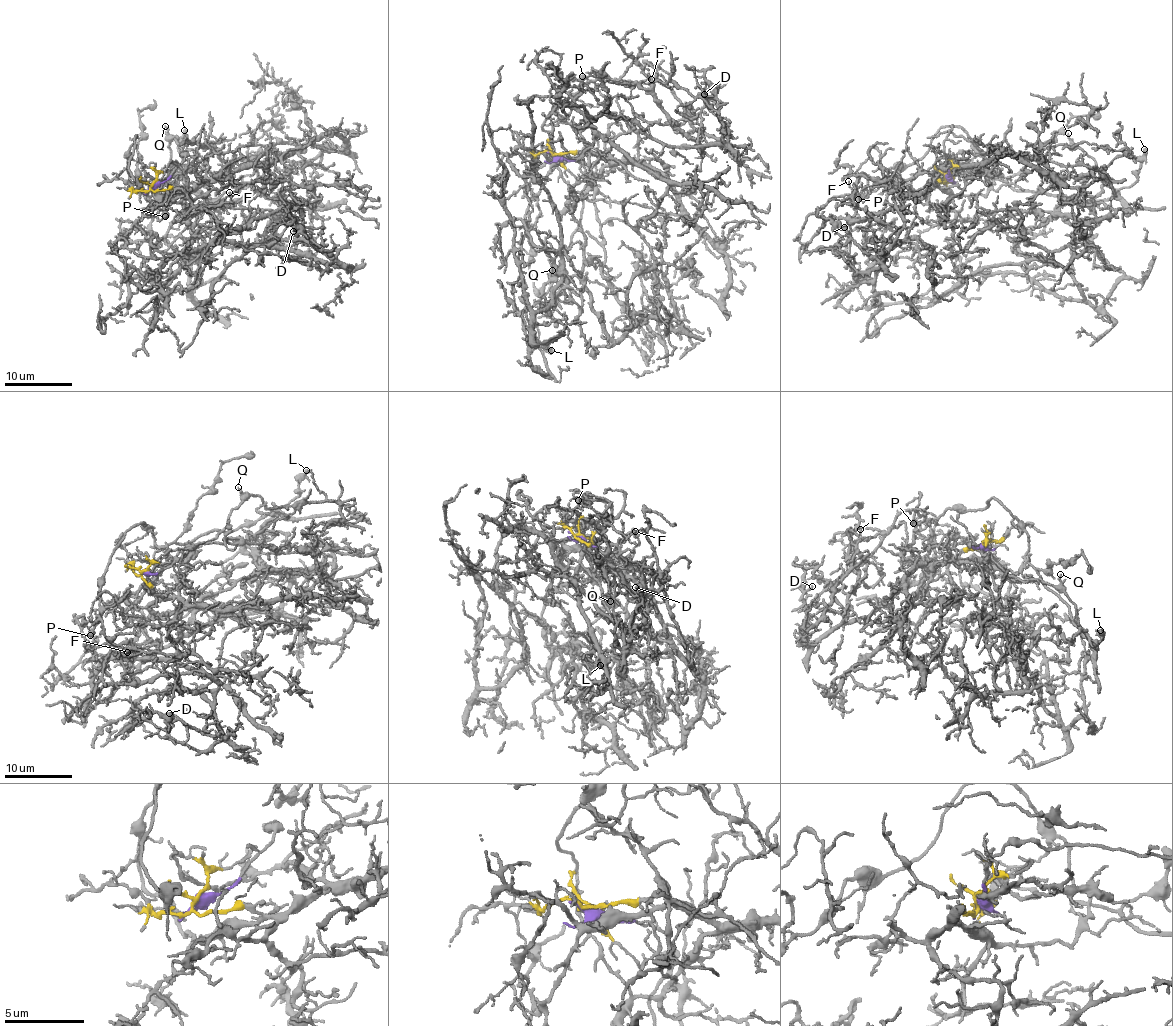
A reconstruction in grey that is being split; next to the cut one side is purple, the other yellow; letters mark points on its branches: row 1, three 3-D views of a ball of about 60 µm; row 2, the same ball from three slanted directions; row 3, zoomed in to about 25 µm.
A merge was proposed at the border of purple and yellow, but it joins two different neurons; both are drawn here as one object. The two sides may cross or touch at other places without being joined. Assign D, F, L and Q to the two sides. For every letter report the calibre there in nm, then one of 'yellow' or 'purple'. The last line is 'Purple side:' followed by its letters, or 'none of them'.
D: 130 nm | yellow
F: 70 nm | yellow
L: 320 nm | purple
Q: 100 nm | purple
Purple side: L, Q

